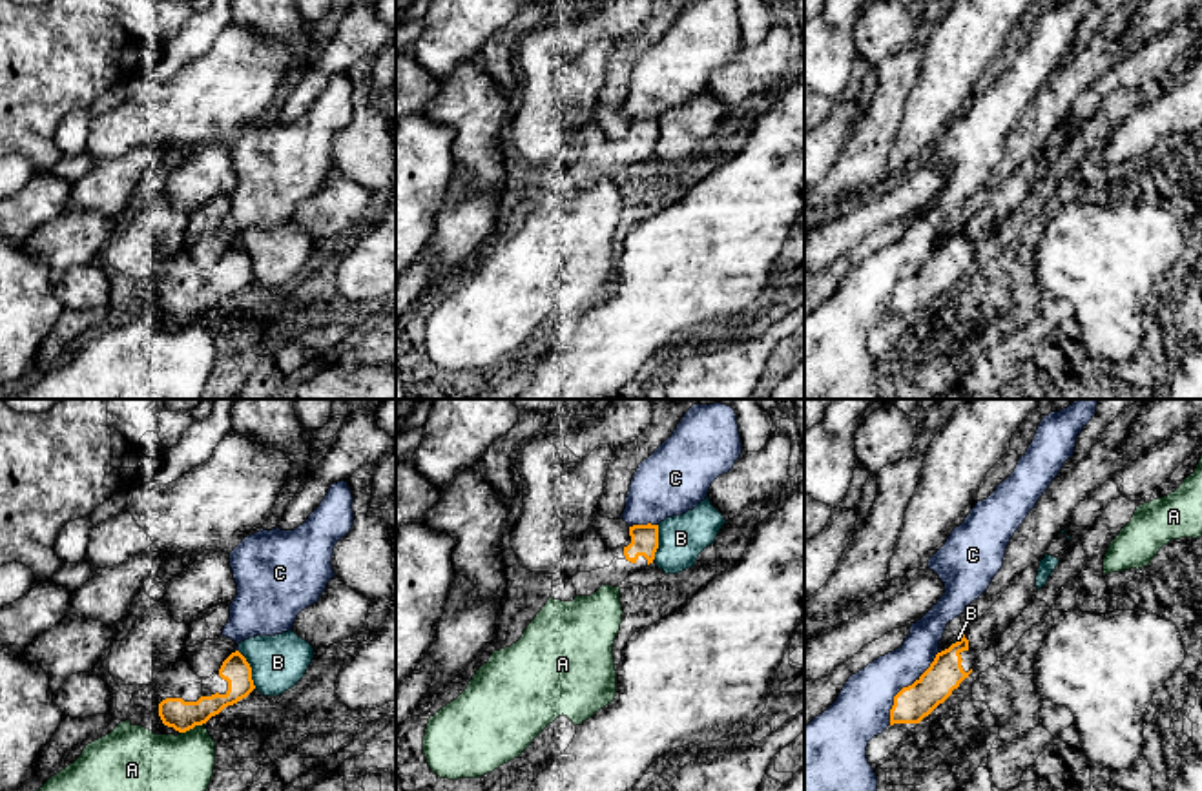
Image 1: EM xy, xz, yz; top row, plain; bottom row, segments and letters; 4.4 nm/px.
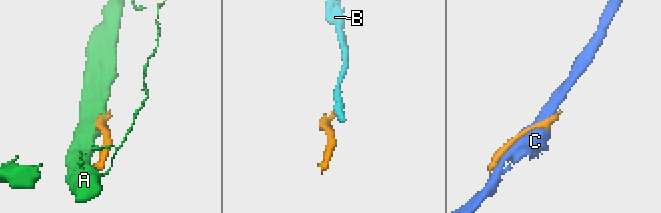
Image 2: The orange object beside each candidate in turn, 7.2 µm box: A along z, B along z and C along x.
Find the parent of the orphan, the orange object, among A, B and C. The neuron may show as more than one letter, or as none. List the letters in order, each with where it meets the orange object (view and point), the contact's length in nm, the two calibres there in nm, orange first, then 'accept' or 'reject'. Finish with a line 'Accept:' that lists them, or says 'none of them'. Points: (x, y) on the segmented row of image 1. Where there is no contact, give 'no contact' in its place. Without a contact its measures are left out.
A: xy (192, 728) | 120 nm | 130/260 nm | reject
B: xy (250, 669) | 190 nm | 120/240 nm | reject
C: yz (905, 688) | 400 nm | 160/260 nm | reject
Accept: none of them

